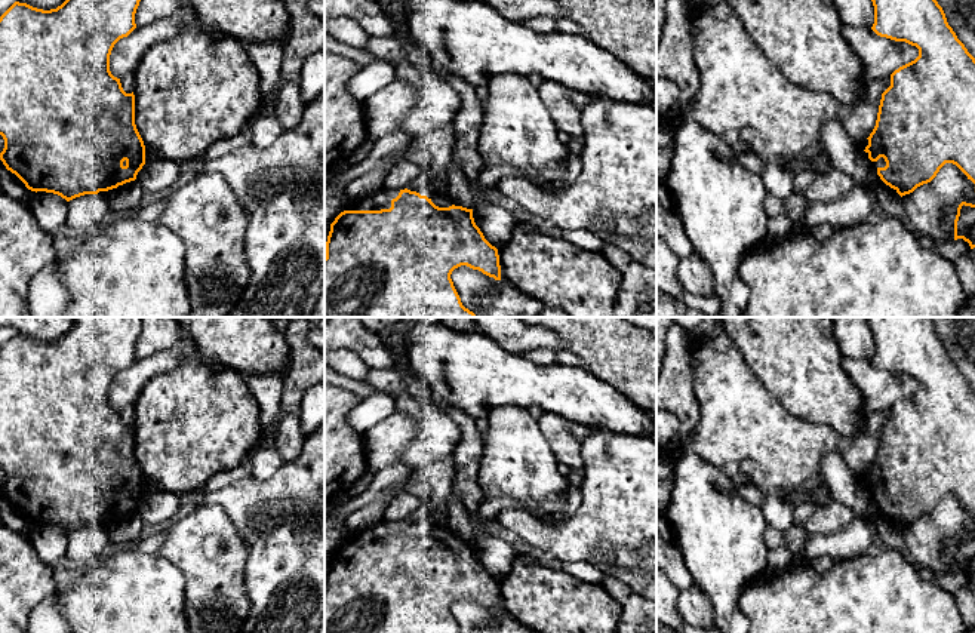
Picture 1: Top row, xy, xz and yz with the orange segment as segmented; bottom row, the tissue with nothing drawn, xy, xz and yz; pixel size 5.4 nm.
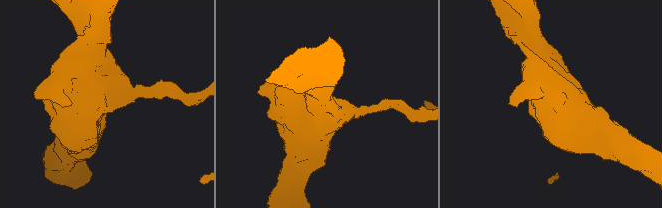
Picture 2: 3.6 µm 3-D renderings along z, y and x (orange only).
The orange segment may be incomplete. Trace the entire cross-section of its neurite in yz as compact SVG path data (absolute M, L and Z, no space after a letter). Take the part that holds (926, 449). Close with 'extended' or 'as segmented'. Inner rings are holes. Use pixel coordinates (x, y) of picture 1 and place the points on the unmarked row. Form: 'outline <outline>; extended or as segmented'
outline M867 317L873 338L871 362L919 381L919 388L891 406L877 452L861 476L864 494L882 516L901 529L931 514L945 495L956 497L975 516L975 390L948 357L931 317Z; extended

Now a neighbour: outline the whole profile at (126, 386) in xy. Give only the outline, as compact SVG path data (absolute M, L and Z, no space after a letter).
M176 344L172 348L160 350L150 357L136 359L127 369L120 371L110 387L110 403L114 409L123 411L133 405L141 388L156 375L164 375L176 369L184 359L182 348Z

